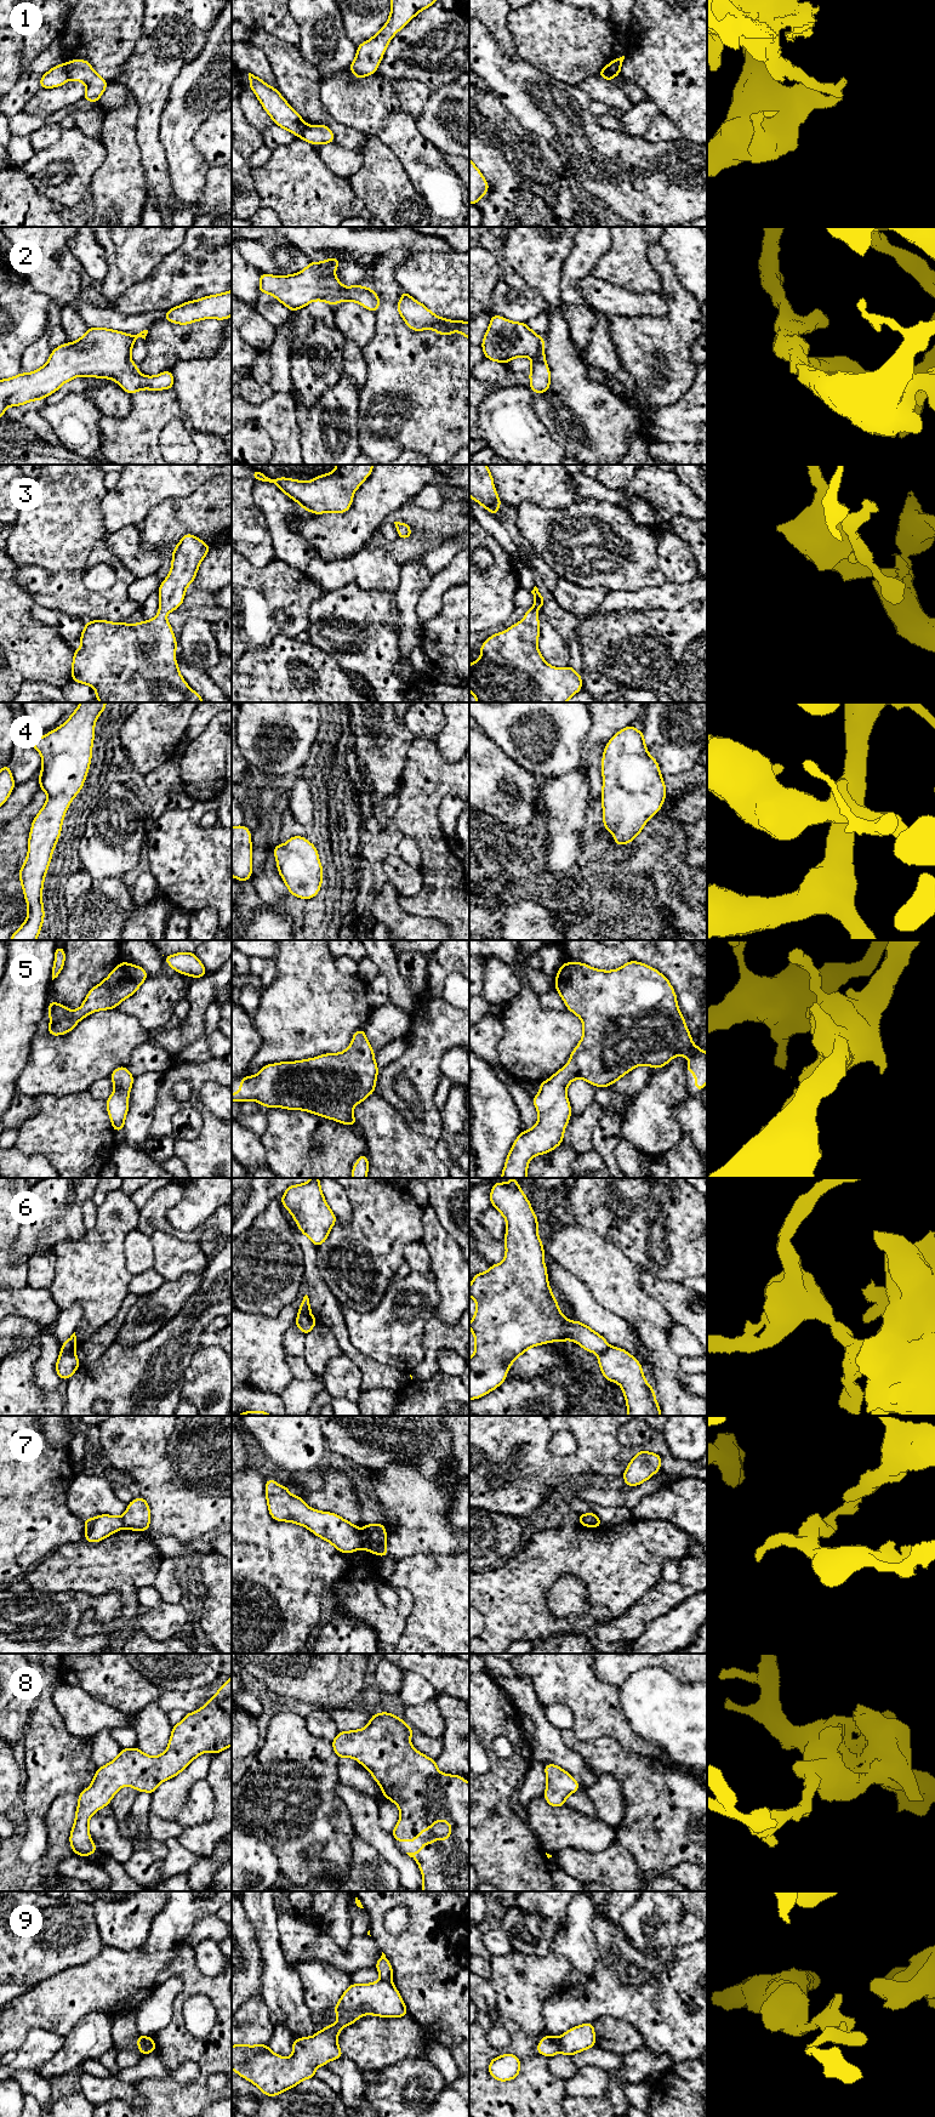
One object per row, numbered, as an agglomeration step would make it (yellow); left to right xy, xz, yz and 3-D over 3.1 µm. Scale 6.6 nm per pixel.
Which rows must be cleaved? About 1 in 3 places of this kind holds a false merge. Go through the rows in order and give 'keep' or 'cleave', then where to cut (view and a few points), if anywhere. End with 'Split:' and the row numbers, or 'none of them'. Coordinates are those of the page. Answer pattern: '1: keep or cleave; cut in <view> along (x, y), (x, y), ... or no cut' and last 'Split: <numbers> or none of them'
1: cleave; cut in xy along (64, 64), (69, 78)
2: keep; no cut
3: keep; no cut
4: keep; no cut
5: keep; no cut
6: cleave; cut in xy along (62, 1348), (73, 1349)
7: cleave; cut in xz along (359, 1531), (361, 1547)
8: keep; no cut
9: cleave; cut in yz along (559, 2037), (557, 2050)
Split: 1, 6, 7, 9

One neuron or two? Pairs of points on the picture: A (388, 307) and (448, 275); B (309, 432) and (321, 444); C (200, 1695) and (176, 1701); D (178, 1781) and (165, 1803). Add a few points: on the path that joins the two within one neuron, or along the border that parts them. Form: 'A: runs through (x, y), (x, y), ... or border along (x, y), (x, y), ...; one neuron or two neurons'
A: border along (405, 261), (395, 271), (395, 282), (402, 289); two neurons
B: runs through (312, 434), (319, 442); one neuron
C: runs through (194, 1699), (192, 1701), (182, 1701); one neuron
D: runs through (178, 1786), (170, 1798); one neuron

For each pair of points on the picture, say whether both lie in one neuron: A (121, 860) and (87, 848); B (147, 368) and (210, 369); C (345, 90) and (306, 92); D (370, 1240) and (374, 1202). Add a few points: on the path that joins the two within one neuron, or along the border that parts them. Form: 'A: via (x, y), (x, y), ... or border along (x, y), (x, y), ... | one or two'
A: via (113, 852), (109, 848), (96, 848) | one
B: border along (198, 358), (180, 360), (170, 370) | two
C: border along (319, 81), (320, 103), (331, 117) | two
D: via (374, 1230), (374, 1212) | one

